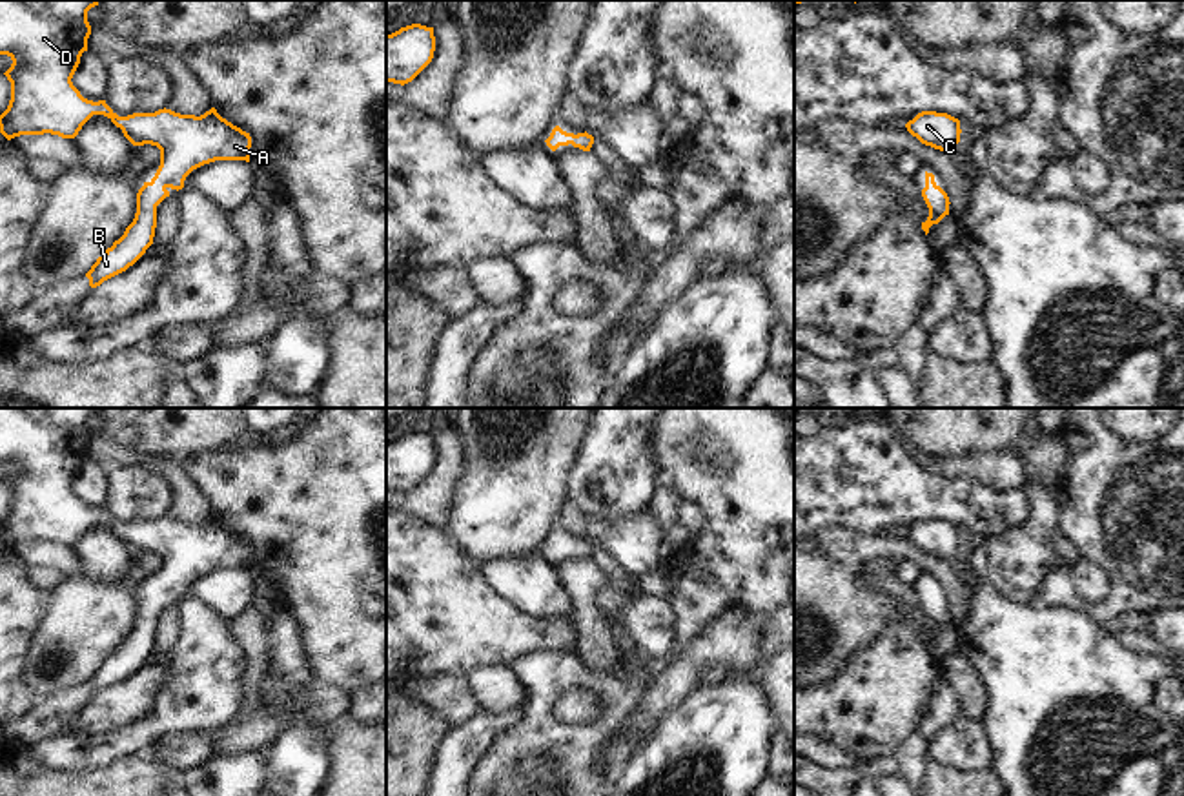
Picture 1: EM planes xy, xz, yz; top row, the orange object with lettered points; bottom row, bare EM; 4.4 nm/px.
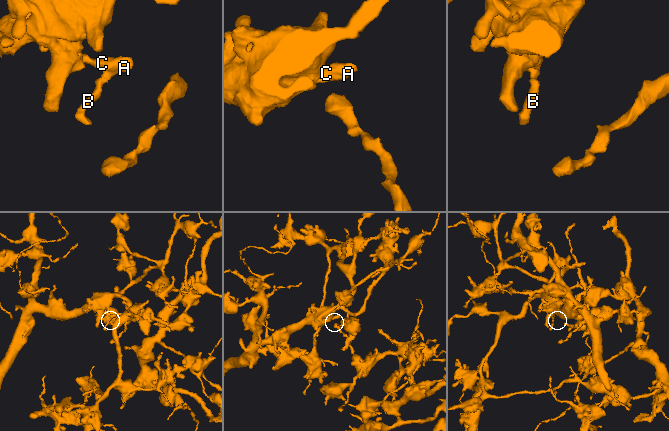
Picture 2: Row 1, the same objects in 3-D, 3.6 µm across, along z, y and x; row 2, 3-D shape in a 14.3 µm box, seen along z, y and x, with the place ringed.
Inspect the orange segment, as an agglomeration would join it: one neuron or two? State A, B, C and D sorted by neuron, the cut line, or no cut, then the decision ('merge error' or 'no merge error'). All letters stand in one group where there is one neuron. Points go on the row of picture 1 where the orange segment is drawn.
A B C D; no cut; no merge error

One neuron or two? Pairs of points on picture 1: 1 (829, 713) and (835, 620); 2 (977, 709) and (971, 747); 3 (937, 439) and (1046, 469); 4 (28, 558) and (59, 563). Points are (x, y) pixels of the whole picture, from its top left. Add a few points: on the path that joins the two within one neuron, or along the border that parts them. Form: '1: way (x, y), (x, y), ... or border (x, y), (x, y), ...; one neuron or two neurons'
1: border (860, 647), (838, 673), (813, 685); two neurons
2: border (964, 714), (982, 722); two neurons
3: way (964, 436), (1017, 436), (1022, 441); one neuron
4: way (35, 558), (51, 558); one neuron

